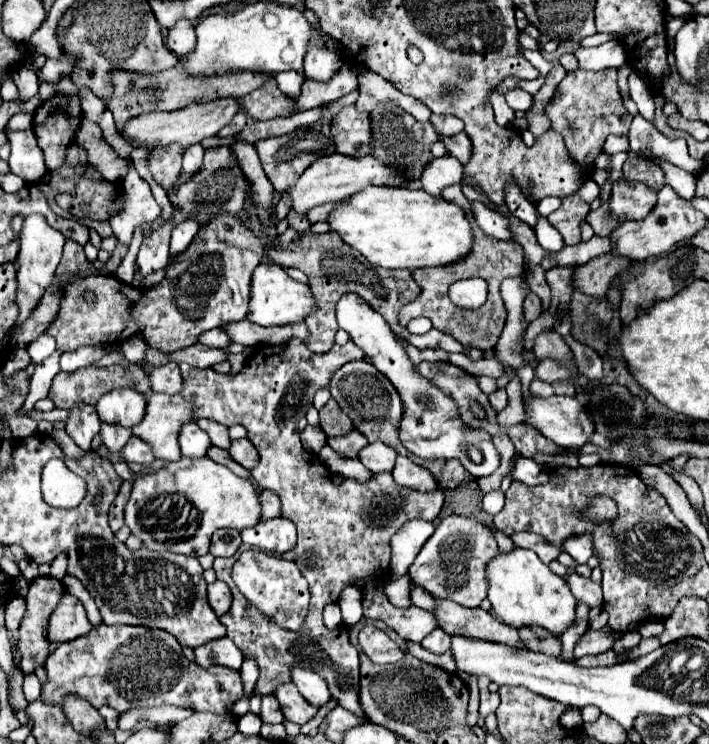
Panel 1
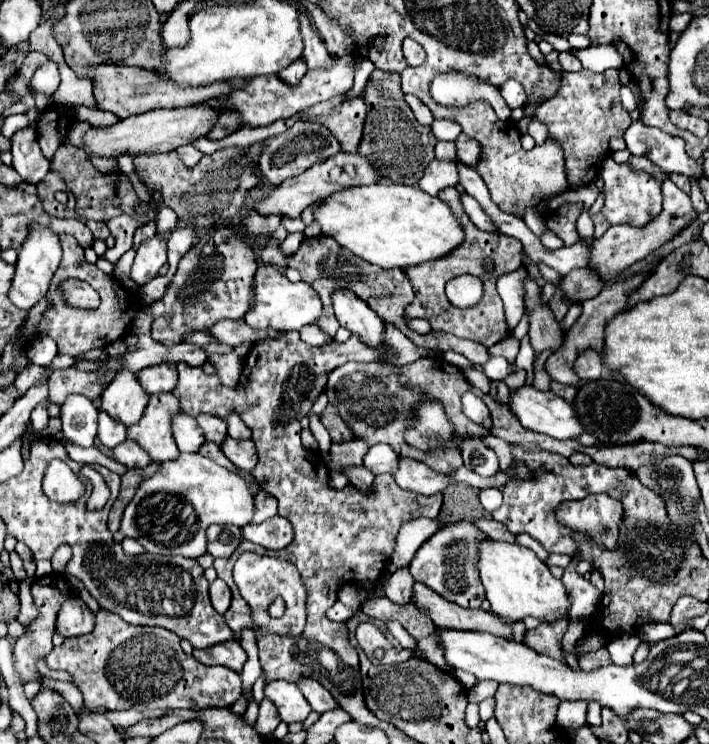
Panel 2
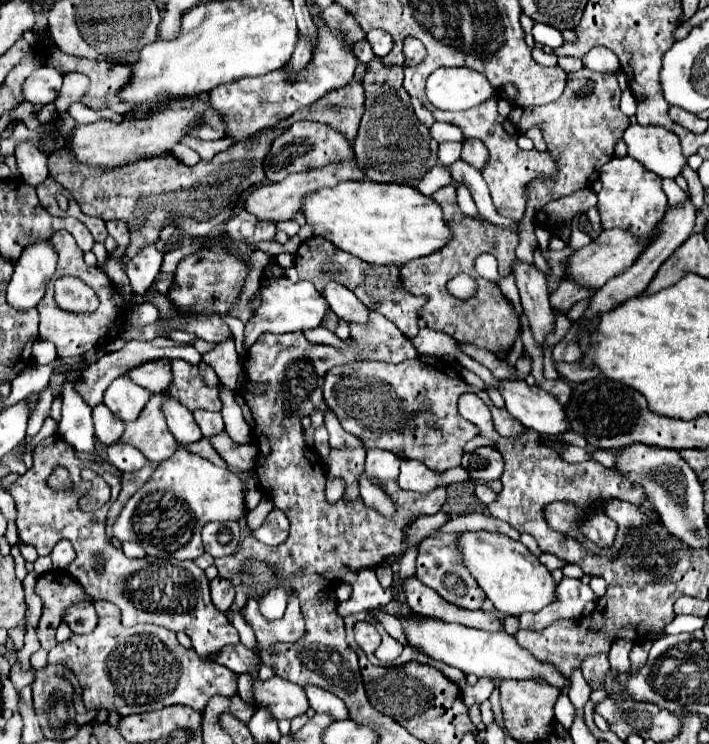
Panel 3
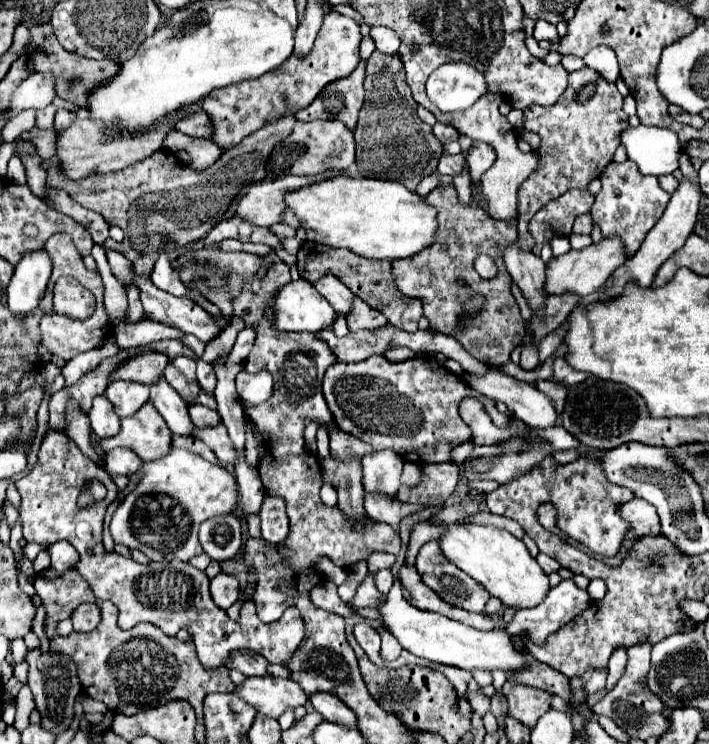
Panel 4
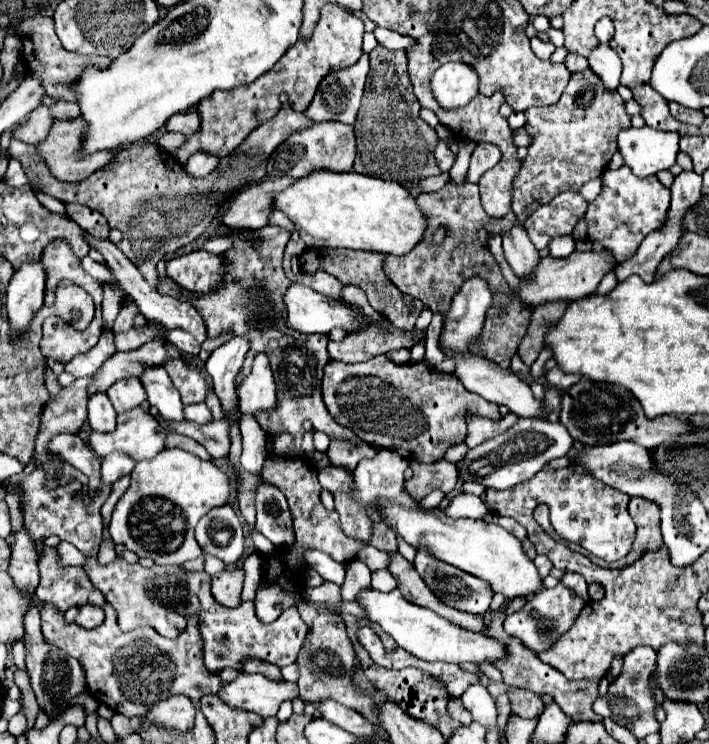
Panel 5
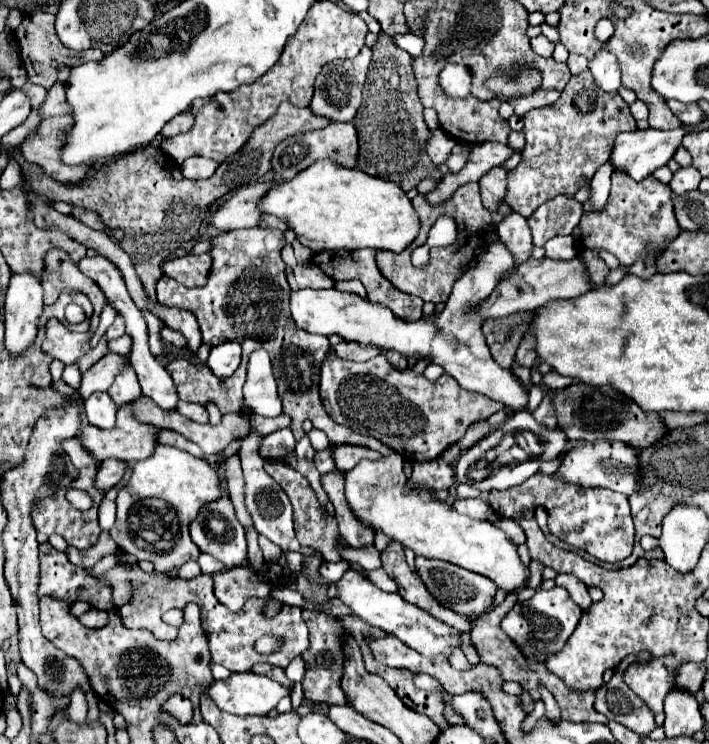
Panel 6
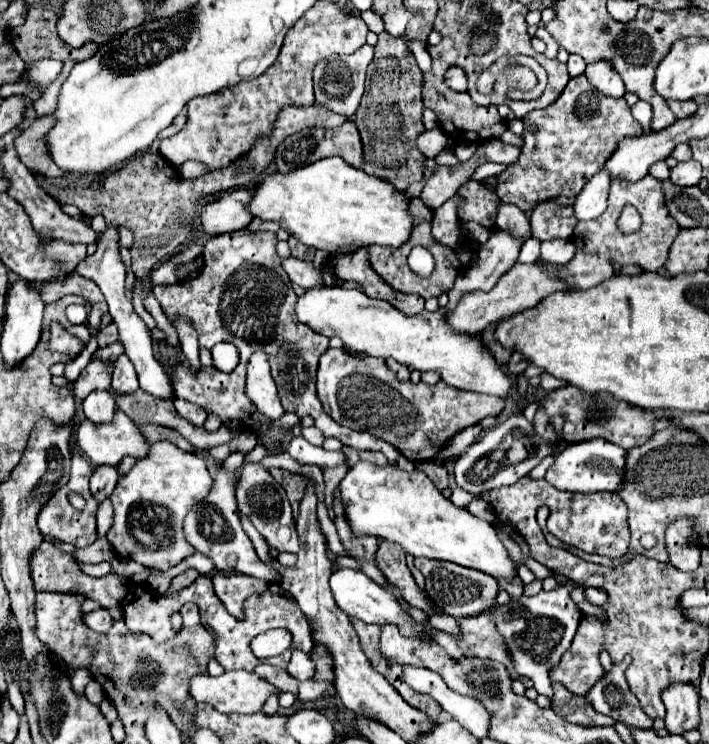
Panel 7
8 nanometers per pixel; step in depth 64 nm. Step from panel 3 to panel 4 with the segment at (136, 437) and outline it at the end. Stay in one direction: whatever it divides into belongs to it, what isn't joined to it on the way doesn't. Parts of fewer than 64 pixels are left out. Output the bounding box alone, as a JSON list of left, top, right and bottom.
[98,402,170,460]

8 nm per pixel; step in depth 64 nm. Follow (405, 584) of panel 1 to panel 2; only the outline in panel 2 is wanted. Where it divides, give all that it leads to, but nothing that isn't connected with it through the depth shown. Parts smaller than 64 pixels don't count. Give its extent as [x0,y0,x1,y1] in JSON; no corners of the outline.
[384,566,414,604]

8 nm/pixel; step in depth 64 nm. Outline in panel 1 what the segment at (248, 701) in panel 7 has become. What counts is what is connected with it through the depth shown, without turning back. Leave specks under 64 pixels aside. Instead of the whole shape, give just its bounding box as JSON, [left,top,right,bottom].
[274,682,318,724]

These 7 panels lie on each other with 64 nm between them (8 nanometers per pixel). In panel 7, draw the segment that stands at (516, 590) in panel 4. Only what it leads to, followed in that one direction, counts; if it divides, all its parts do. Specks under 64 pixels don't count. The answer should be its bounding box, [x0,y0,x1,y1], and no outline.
[340,462,516,578]

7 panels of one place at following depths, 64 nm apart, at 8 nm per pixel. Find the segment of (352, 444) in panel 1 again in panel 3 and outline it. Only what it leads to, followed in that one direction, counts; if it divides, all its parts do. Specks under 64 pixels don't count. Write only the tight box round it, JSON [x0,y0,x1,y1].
[326,448,364,502]

